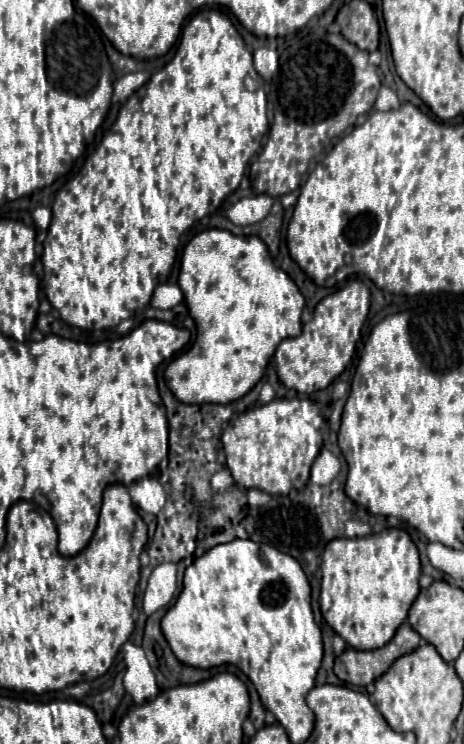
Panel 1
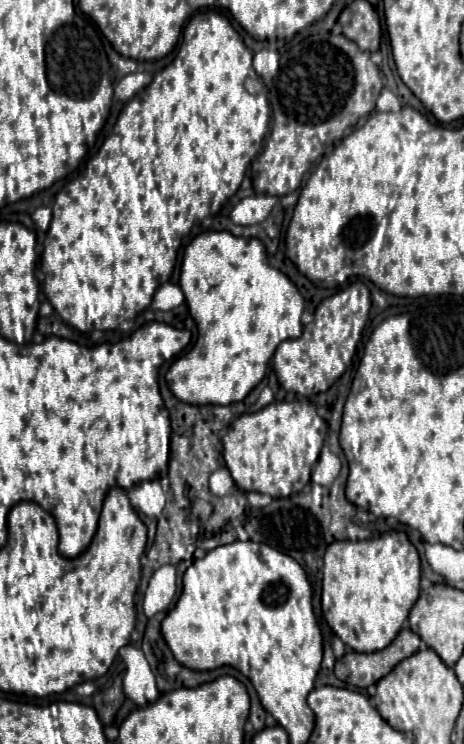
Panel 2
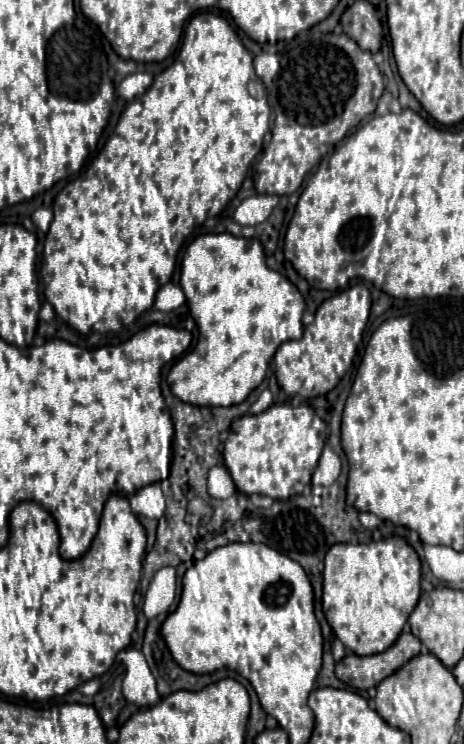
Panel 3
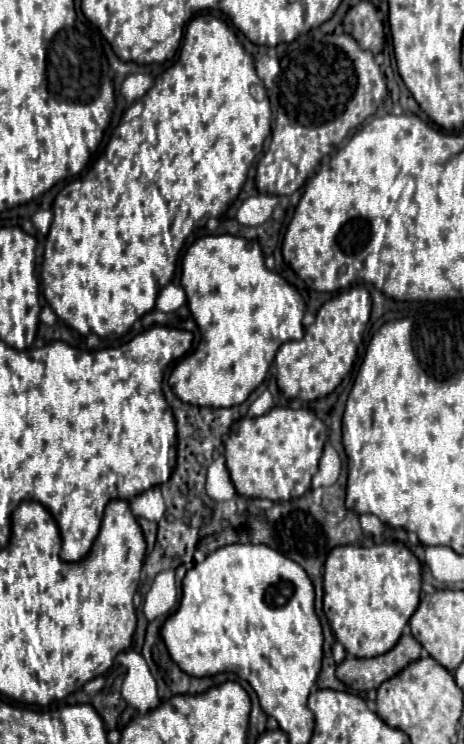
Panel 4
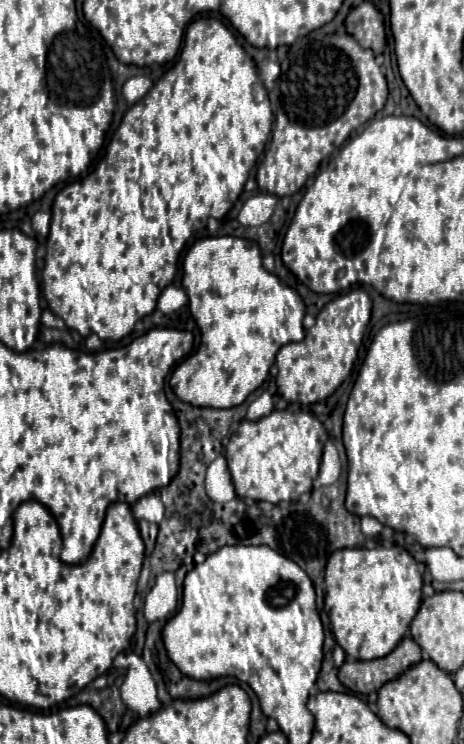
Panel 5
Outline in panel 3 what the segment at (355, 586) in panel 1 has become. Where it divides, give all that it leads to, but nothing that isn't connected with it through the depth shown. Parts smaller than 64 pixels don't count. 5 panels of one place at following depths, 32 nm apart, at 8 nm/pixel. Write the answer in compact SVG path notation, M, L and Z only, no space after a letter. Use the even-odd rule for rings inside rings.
M400 536L368 544L334 544L324 558L322 610L340 642L358 656L384 652L404 630L420 598L420 558Z

